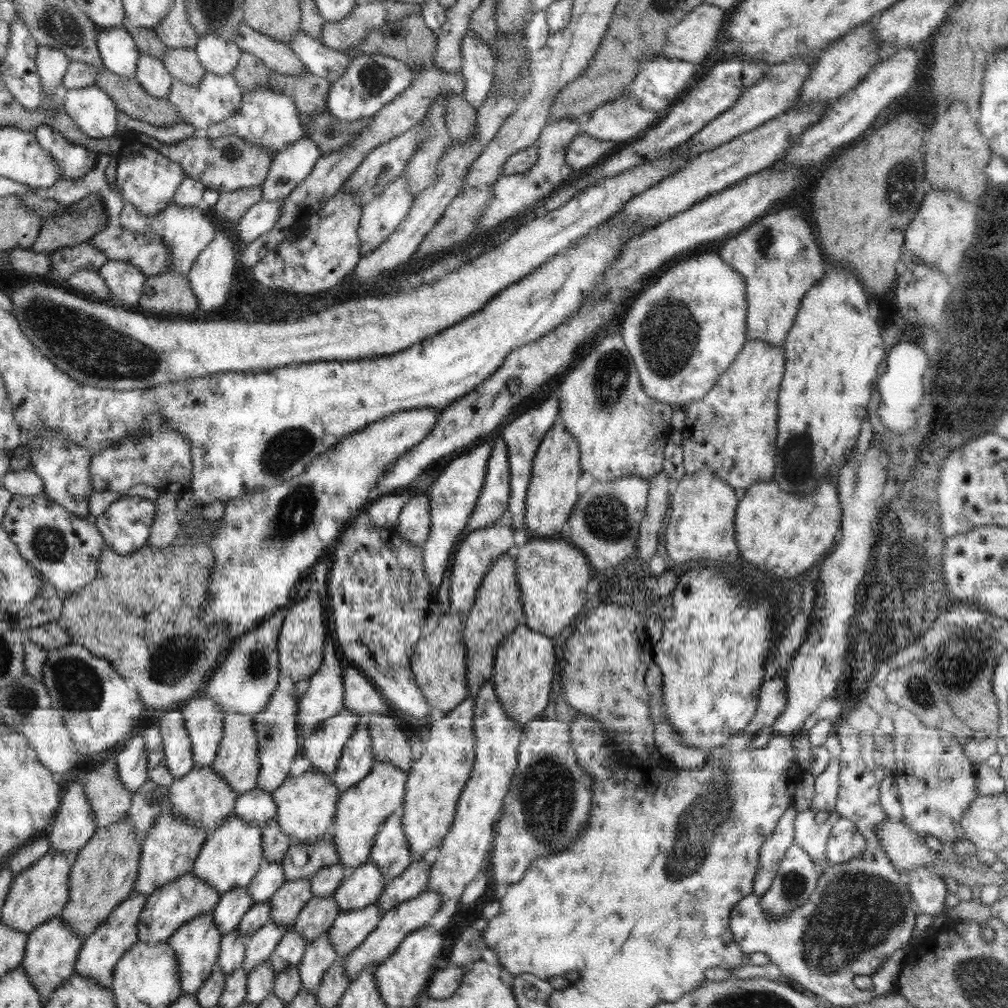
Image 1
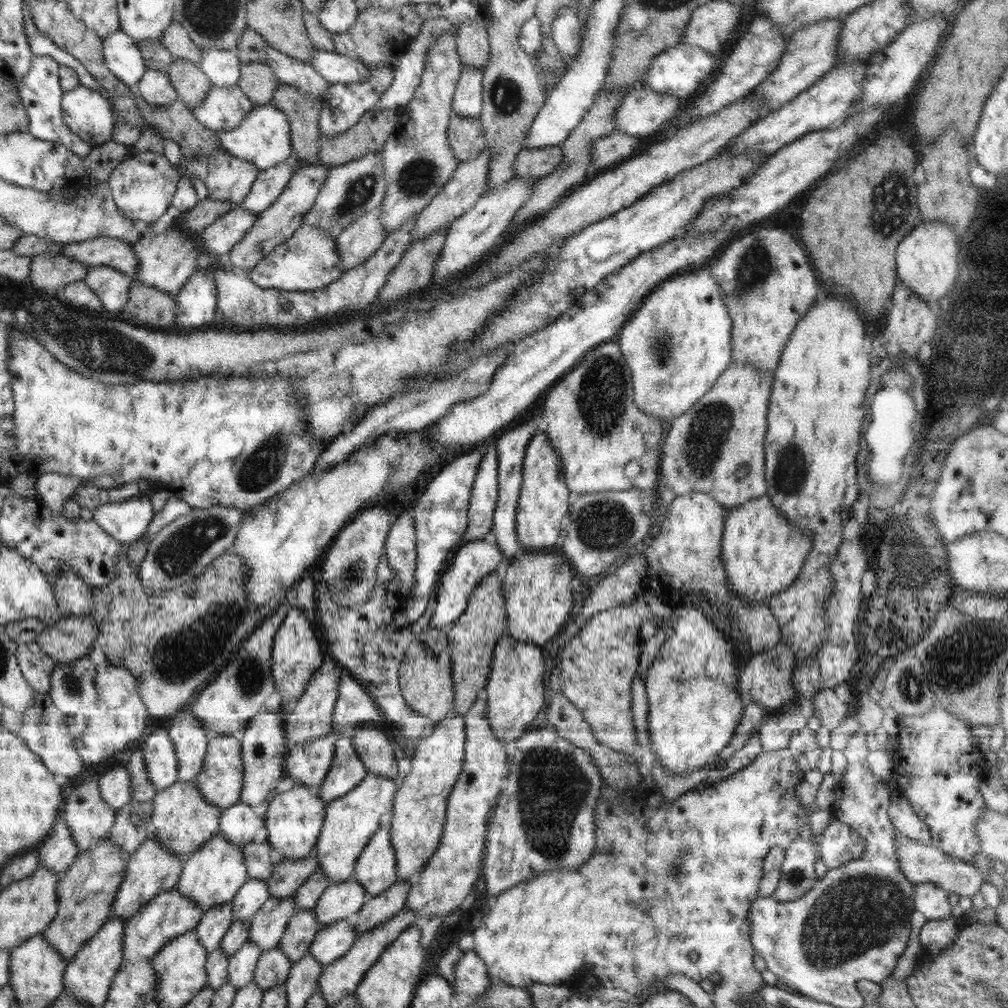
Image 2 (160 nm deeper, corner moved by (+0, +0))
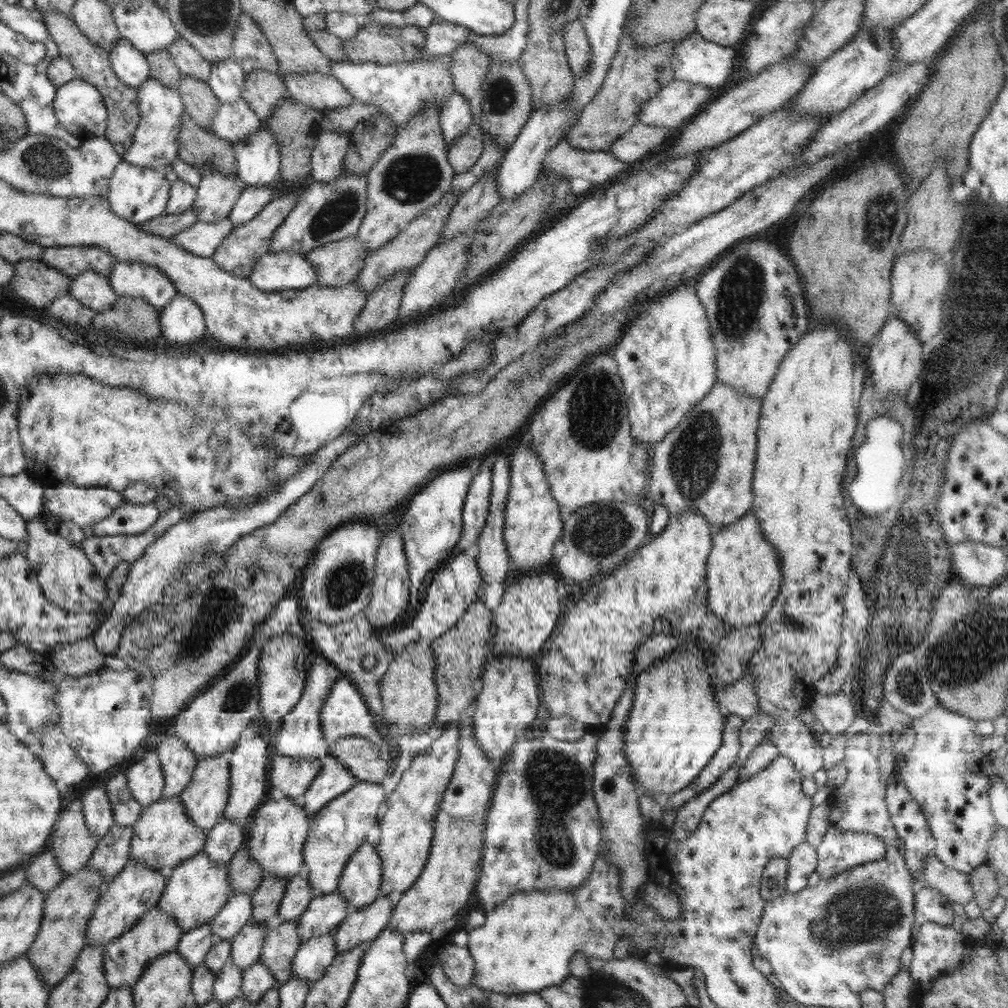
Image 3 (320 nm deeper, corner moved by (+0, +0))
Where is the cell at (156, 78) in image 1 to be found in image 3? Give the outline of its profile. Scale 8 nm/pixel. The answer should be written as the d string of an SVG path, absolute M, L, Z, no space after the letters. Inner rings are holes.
M151 77L137 88L137 97L140 122L132 137L130 148L123 155L124 161L133 166L163 170L178 160L178 133L181 116L185 111L184 105L177 89L164 86L158 79Z

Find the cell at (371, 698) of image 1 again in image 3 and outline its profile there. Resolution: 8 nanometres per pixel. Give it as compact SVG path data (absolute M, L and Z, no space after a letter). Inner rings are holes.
M341 676L334 682L330 694L325 698L322 705L322 733L330 743L344 737L360 737L373 742L379 750L384 750L384 760L396 764L398 760L397 750L391 739L378 725L378 719L374 719L365 703L364 697L360 695L357 688L350 680Z

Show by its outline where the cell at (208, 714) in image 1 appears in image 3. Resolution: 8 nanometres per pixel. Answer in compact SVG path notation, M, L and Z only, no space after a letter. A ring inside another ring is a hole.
M170 735L164 742L157 748L157 755L160 759L162 772L164 773L164 788L161 798L168 798L176 795L180 795L182 790L186 789L192 778L194 768L197 767L198 758L191 752L189 746L177 736Z

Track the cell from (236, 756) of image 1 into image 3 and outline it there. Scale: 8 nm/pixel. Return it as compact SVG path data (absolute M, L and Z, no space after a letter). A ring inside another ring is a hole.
M227 754L200 758L192 778L180 794L187 818L207 833L220 819L230 800L230 767Z

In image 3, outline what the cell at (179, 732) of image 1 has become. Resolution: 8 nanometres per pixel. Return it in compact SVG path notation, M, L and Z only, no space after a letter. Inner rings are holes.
M148 751L125 772L132 797L143 807L159 802L164 788L164 773L157 751Z

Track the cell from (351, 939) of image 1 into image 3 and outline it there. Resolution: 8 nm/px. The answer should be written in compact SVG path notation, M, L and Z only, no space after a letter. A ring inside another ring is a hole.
M336 931L322 937L303 941L293 958L291 976L309 980L312 984L323 977L338 954L335 947Z

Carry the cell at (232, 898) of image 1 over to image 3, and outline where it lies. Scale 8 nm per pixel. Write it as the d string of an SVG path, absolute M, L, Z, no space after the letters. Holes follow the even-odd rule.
M207 922L207 924L202 924L184 933L175 950L193 968L203 964L206 953L210 950L214 941L212 928L209 926L209 922Z

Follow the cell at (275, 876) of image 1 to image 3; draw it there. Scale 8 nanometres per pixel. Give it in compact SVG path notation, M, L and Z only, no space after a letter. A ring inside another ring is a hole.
M250 894L232 895L220 912L209 921L214 940L232 940L240 933L252 916L252 899Z

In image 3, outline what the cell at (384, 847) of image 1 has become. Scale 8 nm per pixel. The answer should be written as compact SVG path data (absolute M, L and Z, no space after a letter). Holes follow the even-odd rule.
M369 842L351 854L342 870L337 891L347 900L351 910L372 904L381 894L382 861L376 847Z

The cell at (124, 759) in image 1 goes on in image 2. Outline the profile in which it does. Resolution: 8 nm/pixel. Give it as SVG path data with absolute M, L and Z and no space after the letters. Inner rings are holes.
M119 765L106 772L98 784L100 796L104 803L112 808L122 808L132 800L132 782L127 765Z

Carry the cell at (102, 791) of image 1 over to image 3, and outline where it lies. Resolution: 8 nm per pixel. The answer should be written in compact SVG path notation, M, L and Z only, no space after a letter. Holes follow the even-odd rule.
M81 797L71 801L60 813L48 844L54 848L55 861L65 876L76 874L87 864L97 844L85 823Z

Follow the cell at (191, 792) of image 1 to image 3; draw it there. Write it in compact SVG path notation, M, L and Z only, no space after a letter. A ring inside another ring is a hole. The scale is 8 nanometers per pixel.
M180 795L164 797L159 802L143 807L138 820L133 824L129 858L146 864L168 877L173 867L203 850L206 838L205 830L187 818Z

